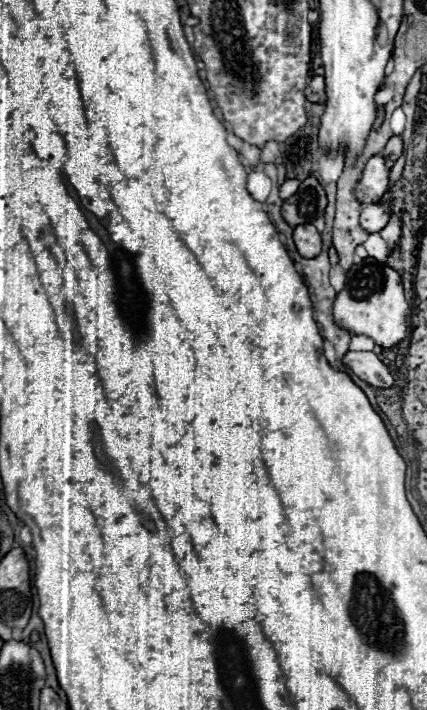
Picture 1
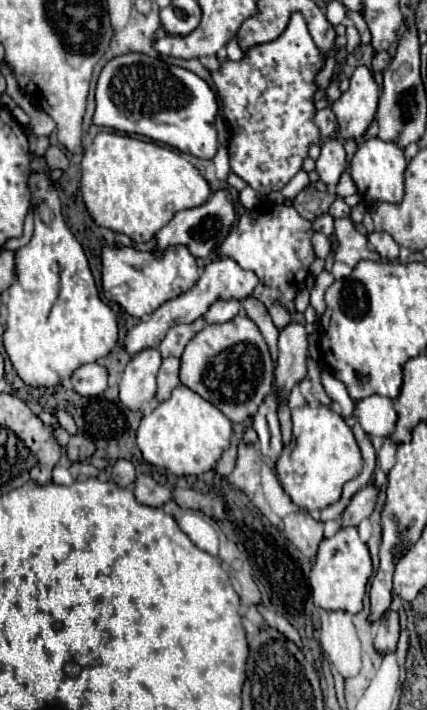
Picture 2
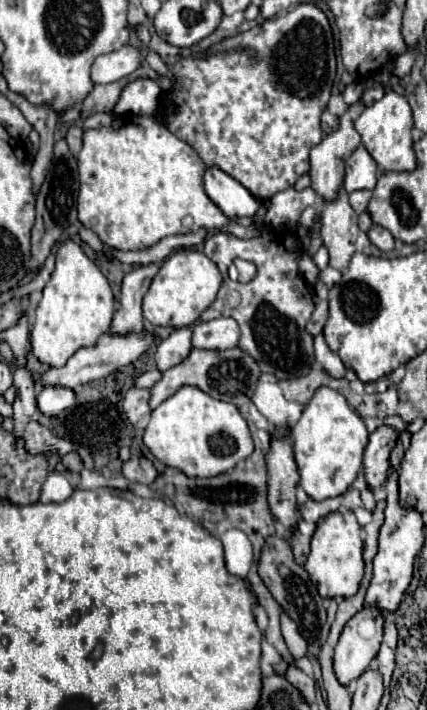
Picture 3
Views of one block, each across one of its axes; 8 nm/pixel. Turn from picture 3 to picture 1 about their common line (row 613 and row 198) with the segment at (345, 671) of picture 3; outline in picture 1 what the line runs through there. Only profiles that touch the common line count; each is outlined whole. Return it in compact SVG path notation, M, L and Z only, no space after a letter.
M372 156L364 168L362 180L358 182L356 198L362 204L380 202L384 192L388 190L388 162L382 156Z

